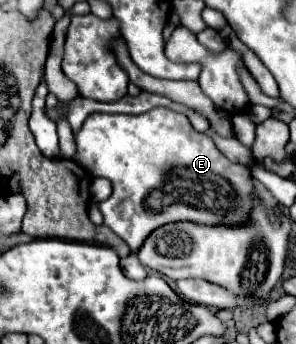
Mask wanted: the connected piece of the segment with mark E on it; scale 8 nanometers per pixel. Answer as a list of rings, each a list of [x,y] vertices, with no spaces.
[[[158,107],[144,115],[90,115],[82,129],[74,135],[76,139],[76,161],[90,171],[92,177],[106,177],[112,181],[112,195],[98,207],[104,215],[104,225],[110,227],[120,239],[136,253],[146,237],[166,225],[178,221],[192,221],[198,225],[246,225],[252,219],[254,203],[254,183],[252,173],[246,165],[228,161],[212,137],[192,129],[188,117],[174,113],[170,109]]]

